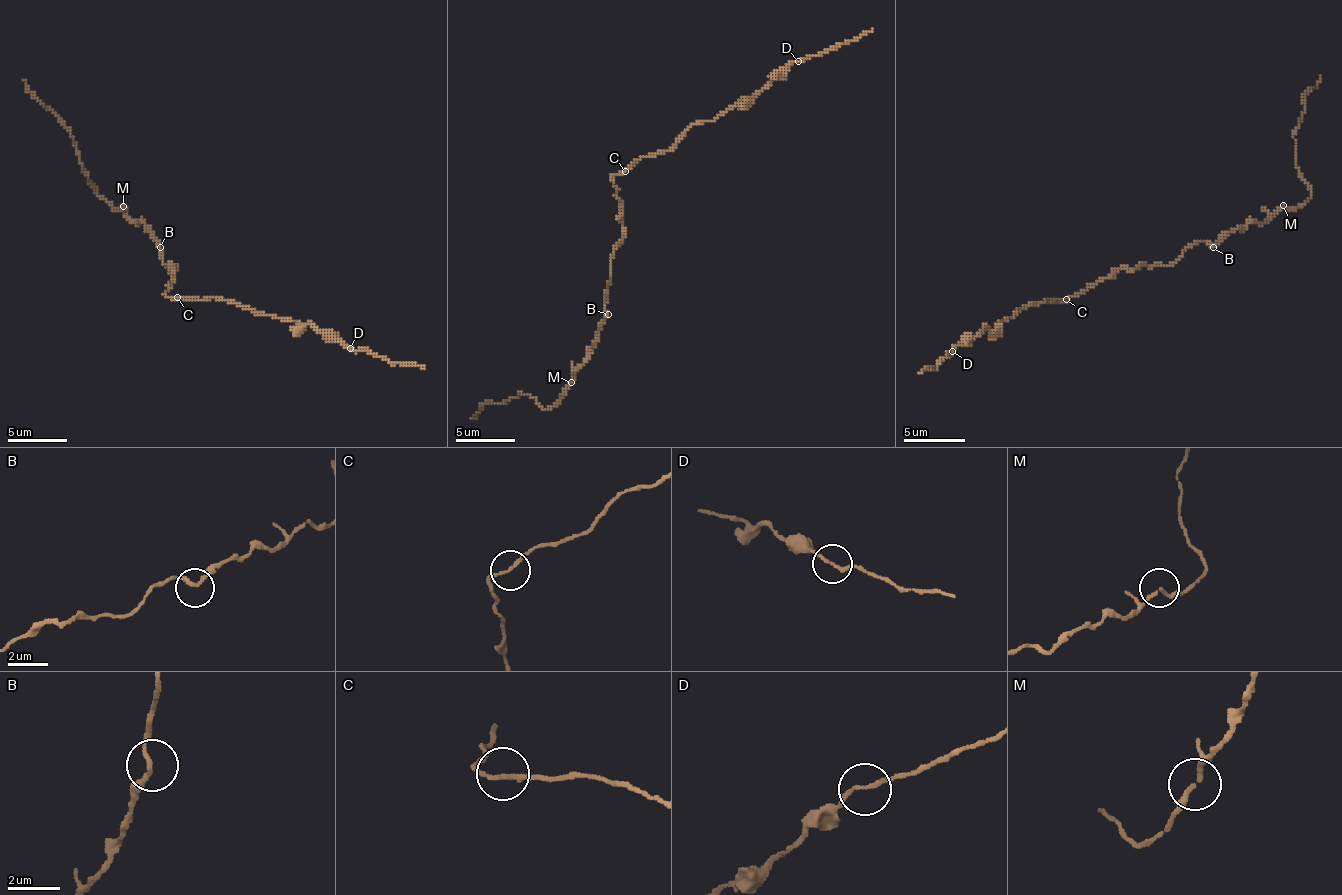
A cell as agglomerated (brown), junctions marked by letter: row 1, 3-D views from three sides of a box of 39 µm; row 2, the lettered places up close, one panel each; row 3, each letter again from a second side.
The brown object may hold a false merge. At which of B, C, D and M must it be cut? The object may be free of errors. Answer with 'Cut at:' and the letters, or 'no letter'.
Cut at: no letter

